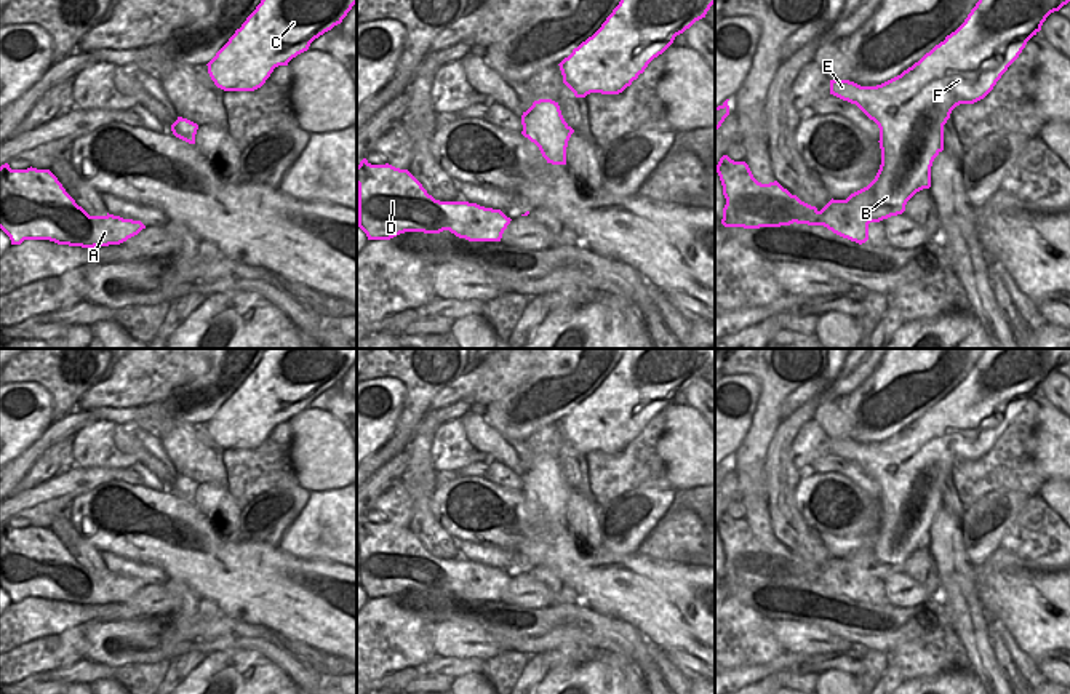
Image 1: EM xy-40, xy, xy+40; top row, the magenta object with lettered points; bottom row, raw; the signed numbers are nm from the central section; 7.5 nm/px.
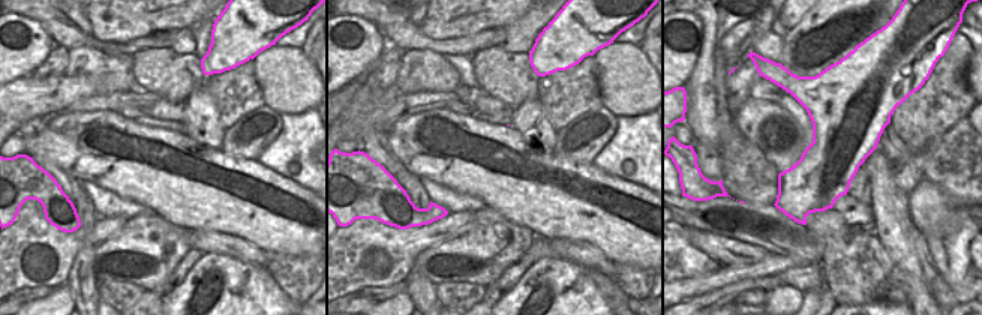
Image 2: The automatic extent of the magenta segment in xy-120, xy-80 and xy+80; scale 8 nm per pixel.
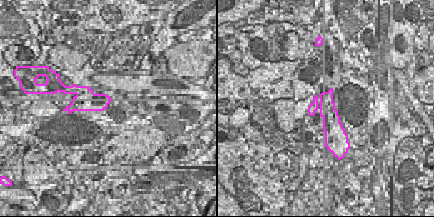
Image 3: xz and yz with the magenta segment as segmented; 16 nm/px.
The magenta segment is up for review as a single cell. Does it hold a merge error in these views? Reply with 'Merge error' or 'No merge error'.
No merge error.

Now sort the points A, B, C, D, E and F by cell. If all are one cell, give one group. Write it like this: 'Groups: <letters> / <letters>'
Groups: A B C D E F.

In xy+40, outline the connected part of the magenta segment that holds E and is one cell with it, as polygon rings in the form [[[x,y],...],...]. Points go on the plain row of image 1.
[[[984,349],[964,381],[900,433],[876,445],[860,445],[849,438],[830,438],[830,453],[856,462],[880,486],[881,523],[875,537],[867,545],[851,552],[846,558],[832,556],[819,569],[816,564],[792,553],[777,539],[769,542],[758,540],[745,520],[734,520],[728,513],[723,513],[715,524],[726,556],[721,582],[725,585],[744,587],[781,585],[793,580],[824,584],[843,596],[859,603],[865,601],[868,598],[870,580],[902,572],[907,560],[916,550],[931,545],[931,524],[934,517],[944,509],[944,483],[950,477],[952,469],[960,462],[974,462],[984,457],[1008,425],[1019,416],[1027,400],[1041,389],[1046,376],[1068,360],[1070,349]]]

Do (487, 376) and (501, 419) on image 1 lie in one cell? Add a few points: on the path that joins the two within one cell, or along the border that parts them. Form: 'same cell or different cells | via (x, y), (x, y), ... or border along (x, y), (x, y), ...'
different cells | border along (527, 381), (480, 408)

